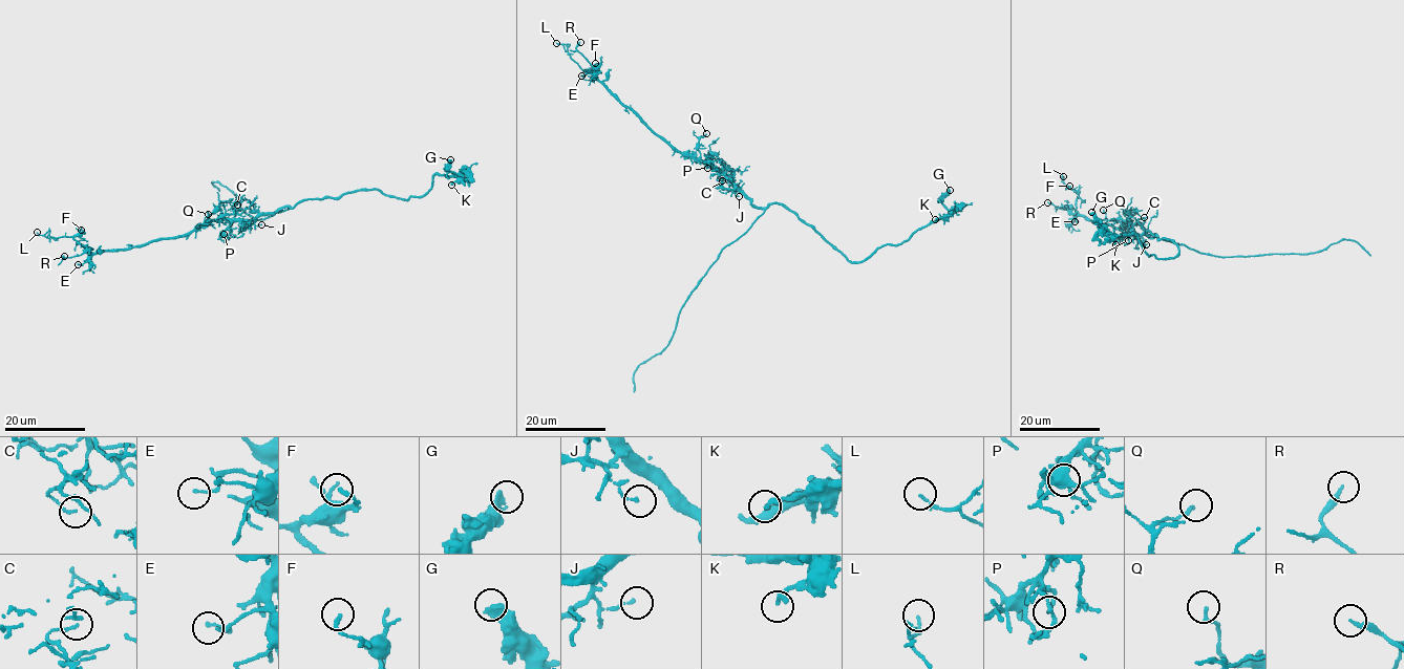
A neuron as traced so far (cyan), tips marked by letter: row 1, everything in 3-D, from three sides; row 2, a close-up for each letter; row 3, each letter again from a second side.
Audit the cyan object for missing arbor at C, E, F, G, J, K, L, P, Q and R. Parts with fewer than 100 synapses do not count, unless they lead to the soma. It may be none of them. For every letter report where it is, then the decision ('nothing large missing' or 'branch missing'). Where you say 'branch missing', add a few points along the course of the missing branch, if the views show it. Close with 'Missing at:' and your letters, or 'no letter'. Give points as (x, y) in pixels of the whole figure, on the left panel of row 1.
C: at (237, 204); nothing large missing
E: at (78, 264); nothing large missing
F: at (81, 230); nothing large missing
G: at (450, 159); nothing large missing
J: at (261, 224); nothing large missing
K: at (451, 185); nothing large missing
L: at (37, 232); nothing large missing
P: at (224, 234); nothing large missing
Q: at (208, 214); nothing large missing
R: at (64, 256); nothing large missing
Missing at: no letter

